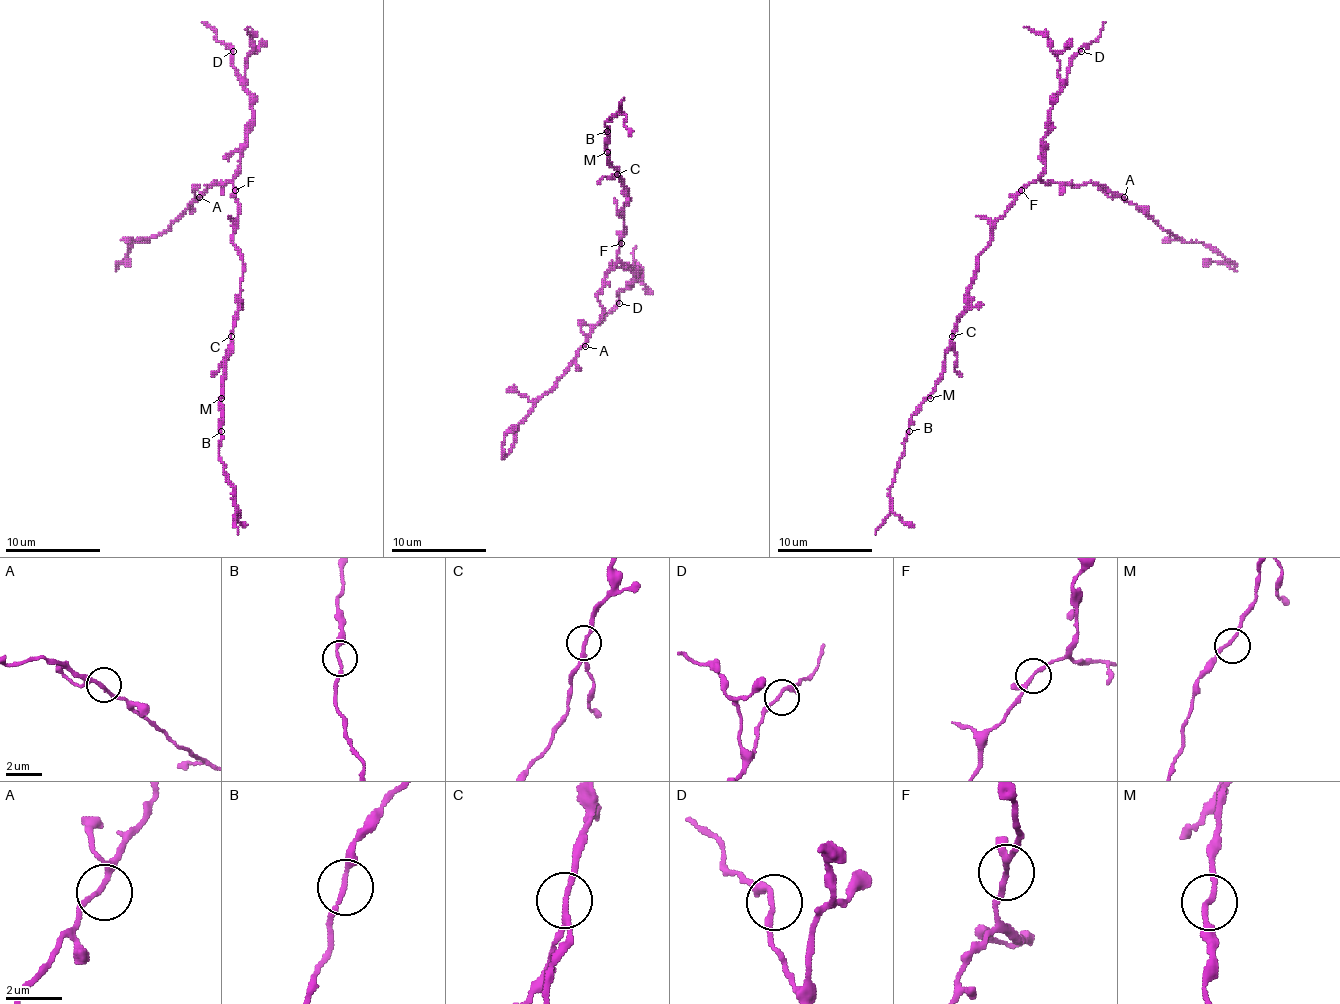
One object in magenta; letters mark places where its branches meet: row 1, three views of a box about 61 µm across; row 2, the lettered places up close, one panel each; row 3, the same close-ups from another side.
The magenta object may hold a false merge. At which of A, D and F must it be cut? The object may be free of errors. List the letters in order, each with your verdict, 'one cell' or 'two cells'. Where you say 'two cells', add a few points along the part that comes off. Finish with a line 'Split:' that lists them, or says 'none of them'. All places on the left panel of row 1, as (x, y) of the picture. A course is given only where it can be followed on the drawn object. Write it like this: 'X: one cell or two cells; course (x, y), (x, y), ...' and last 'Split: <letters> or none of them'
A: one cell
D: one cell
F: one cell
Split: none of them

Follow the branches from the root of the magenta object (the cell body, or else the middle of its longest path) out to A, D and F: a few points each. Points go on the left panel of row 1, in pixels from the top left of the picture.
A: (235, 223), (238, 202), (231, 180), (214, 182), (199, 197)
D: (235, 223), (238, 202), (231, 180), (240, 166), (240, 147), (250, 130), (252, 99), (233, 65), (233, 51)
F: (235, 223), (235, 190)

